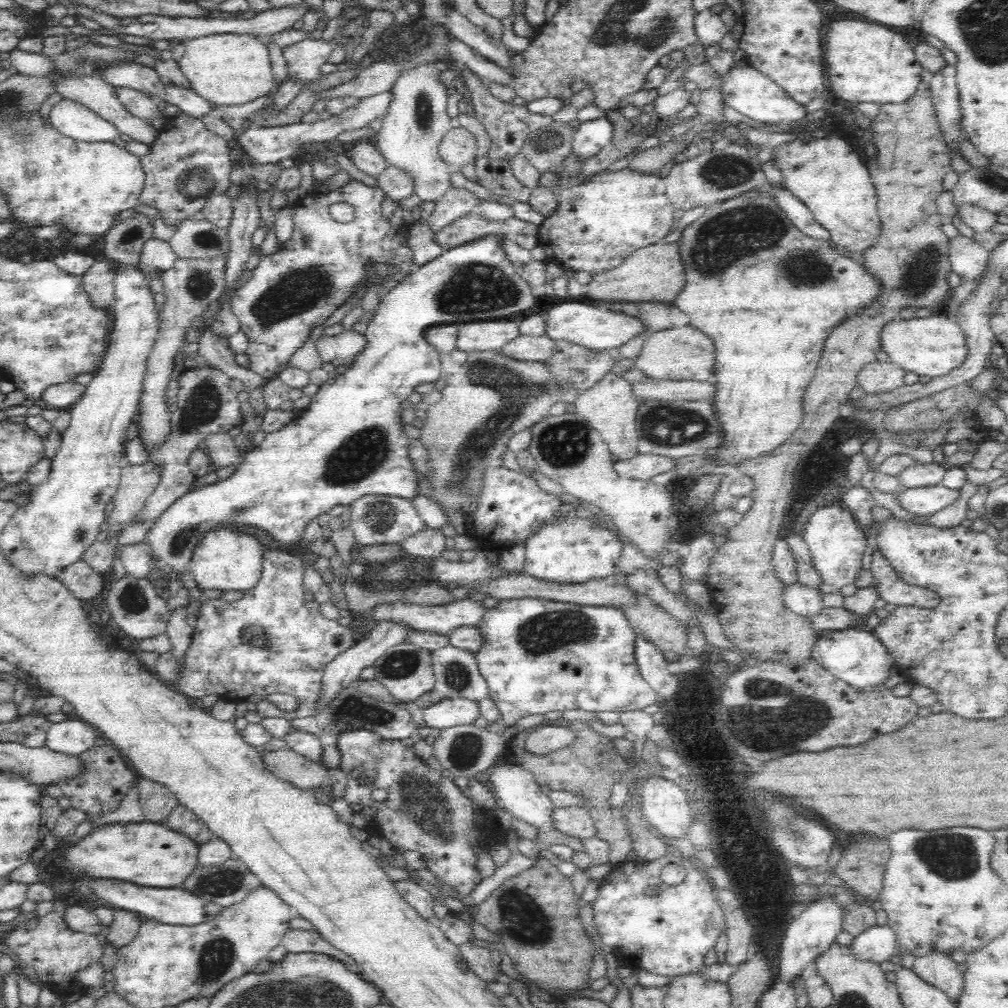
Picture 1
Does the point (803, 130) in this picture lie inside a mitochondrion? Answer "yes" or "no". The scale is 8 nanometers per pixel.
no

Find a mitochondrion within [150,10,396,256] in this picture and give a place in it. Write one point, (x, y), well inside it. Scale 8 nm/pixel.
(193, 183)

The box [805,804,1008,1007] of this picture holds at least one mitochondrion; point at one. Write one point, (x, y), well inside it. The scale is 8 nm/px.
(954, 855)

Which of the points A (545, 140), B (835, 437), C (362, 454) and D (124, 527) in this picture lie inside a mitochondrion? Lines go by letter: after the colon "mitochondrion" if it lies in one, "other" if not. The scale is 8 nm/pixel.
A: mitochondrion
B: other
C: mitochondrion
D: other

